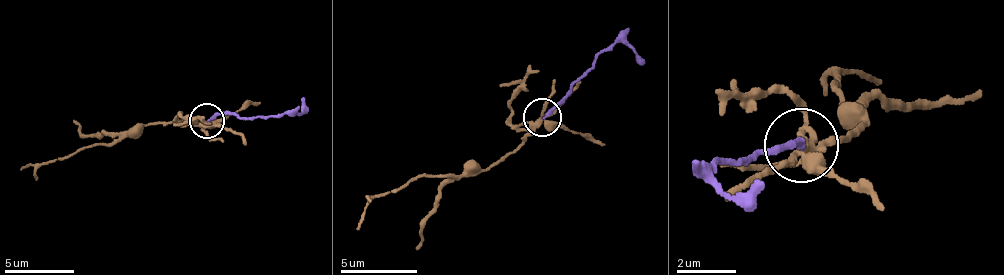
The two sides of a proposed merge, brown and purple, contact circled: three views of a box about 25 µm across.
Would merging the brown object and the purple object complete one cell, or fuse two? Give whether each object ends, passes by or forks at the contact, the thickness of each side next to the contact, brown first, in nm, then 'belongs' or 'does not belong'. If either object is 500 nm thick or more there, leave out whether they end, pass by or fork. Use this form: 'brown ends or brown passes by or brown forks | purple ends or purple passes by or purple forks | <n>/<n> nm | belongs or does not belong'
brown forks | purple ends | 340/220 nm | does not belong

